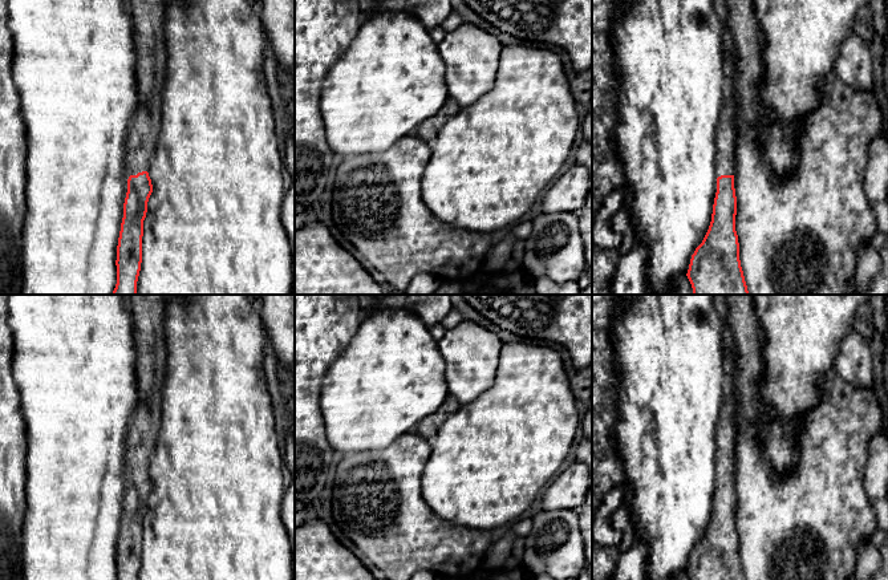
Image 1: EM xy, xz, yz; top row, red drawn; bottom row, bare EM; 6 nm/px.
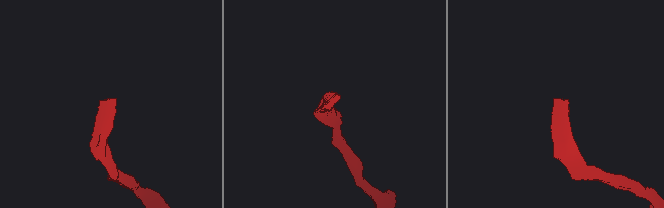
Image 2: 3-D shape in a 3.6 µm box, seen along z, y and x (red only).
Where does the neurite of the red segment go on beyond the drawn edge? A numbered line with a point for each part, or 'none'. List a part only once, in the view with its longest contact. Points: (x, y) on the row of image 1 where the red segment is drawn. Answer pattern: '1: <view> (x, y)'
1: xy (144, 132)

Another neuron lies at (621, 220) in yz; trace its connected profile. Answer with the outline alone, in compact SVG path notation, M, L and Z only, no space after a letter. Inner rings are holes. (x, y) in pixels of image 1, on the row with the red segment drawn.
M625 191L625 202L619 212L615 214L612 218L612 228L619 231L623 235L623 242L619 248L620 256L625 255L634 243L634 234L630 224L630 212L629 212L629 204L627 203L627 199L629 196L629 191Z

